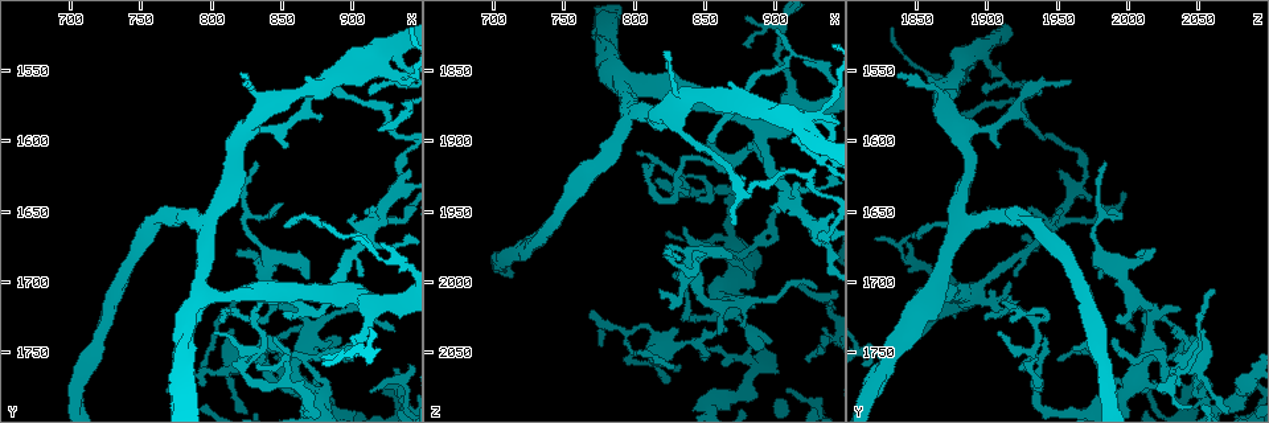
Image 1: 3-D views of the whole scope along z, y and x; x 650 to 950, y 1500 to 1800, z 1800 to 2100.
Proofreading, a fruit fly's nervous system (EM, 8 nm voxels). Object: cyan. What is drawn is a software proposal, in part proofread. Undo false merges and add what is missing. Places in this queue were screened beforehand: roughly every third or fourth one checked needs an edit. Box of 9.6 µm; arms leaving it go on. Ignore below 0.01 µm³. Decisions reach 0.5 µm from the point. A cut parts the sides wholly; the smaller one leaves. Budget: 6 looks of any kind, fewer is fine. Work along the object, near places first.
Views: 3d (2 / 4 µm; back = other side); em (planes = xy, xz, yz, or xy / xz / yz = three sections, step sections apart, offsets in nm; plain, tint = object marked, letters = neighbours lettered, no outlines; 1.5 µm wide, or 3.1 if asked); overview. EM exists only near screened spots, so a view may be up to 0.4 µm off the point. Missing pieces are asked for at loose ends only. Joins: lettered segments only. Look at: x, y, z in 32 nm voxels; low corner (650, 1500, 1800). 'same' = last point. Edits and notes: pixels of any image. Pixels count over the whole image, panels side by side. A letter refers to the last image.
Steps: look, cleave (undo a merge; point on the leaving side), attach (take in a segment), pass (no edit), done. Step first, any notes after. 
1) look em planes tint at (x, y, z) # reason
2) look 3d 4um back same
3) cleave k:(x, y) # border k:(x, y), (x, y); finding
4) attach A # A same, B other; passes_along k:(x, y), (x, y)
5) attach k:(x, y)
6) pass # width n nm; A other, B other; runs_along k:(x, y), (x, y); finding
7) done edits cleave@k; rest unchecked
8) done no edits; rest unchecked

look 3d 4um at (820, 1552, 1836) # branch stops here

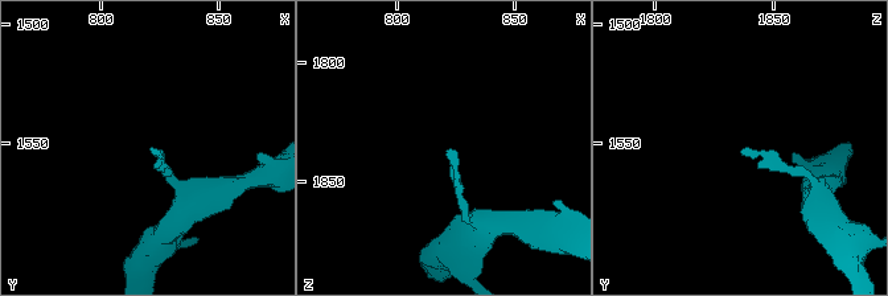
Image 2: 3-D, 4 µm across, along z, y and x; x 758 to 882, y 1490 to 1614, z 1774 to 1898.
look em planes letters at (822, 1552, 1837)

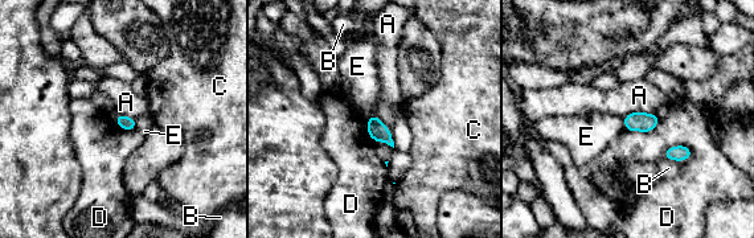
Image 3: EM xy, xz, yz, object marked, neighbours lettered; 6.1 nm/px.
pass # A other, B other, C other, D other, E other; border 3:(659, 117), (628, 113), (623, 118); none of them fits

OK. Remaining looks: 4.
look em xz step 8 tint at (936, 1772, 2010) # abrupt turn

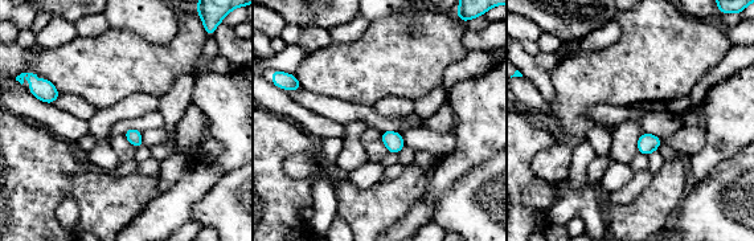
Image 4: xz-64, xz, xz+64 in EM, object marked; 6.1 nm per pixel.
look em planes letters same

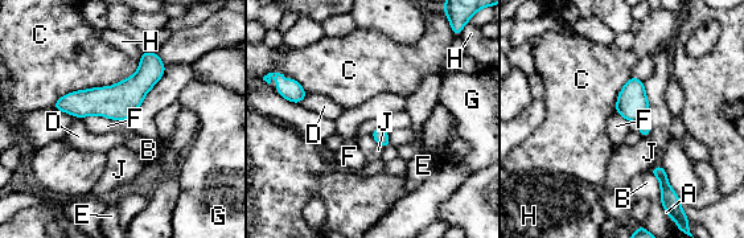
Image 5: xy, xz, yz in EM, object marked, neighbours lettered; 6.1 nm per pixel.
pass # width 90 nm; A other, B other, C other, D other, E other, F other, G other, H other, J other; runs_along 5:(153, 56), (118, 102), (58, 105); continuous, no second cell

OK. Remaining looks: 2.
look em planes tint at (810, 1728, 1916) # tapers out

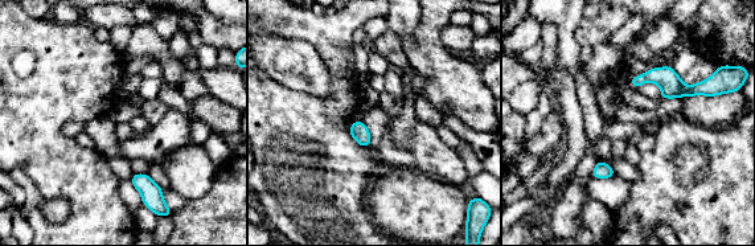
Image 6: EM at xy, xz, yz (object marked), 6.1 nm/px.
look em planes letters same # see the neighbours

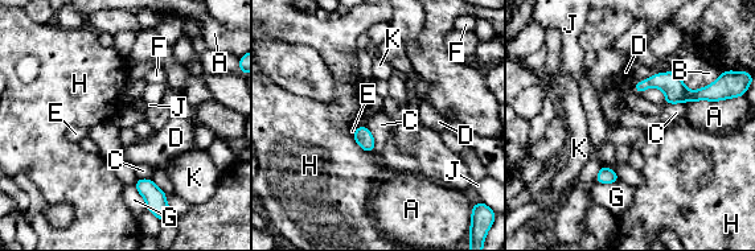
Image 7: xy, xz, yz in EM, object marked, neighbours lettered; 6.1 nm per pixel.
pass # A other, B other, C other, D other, E other, F other, G other, H other, J other, K other; border 7:(366, 126), (373, 138), (374, 152); none of them fits

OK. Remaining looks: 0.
done no edits; rest unchecked

